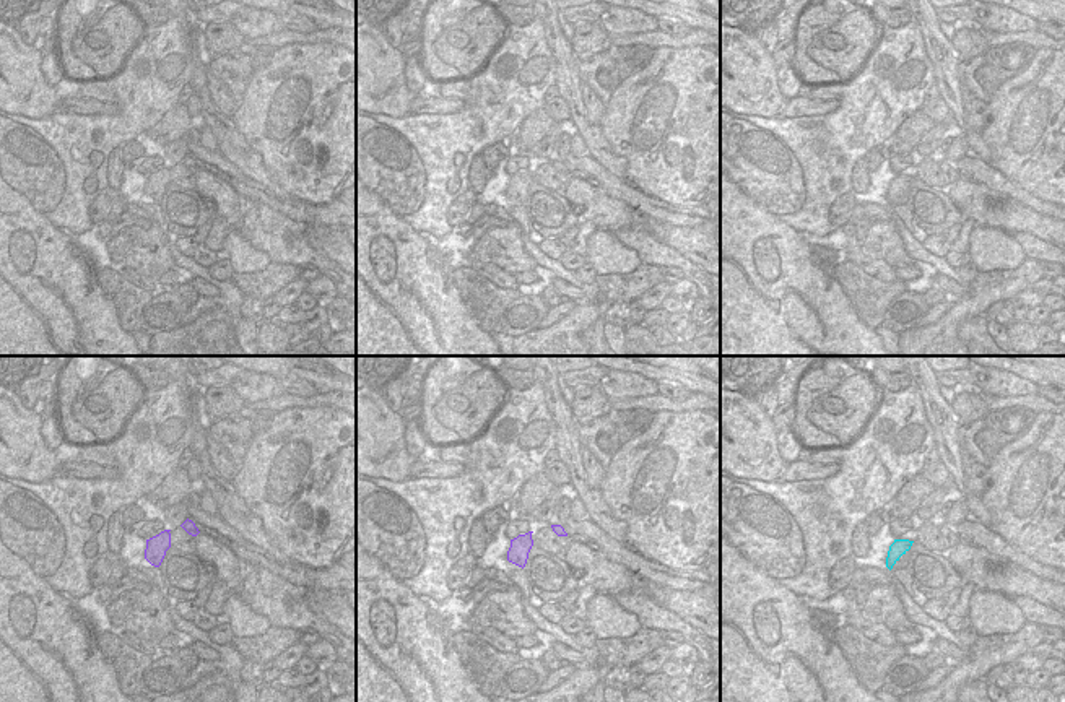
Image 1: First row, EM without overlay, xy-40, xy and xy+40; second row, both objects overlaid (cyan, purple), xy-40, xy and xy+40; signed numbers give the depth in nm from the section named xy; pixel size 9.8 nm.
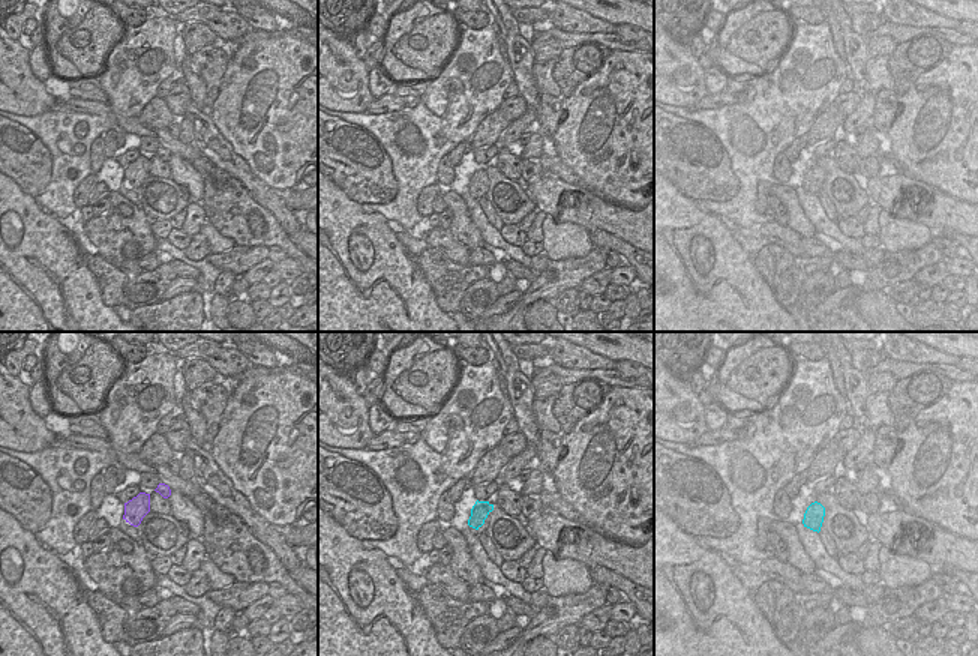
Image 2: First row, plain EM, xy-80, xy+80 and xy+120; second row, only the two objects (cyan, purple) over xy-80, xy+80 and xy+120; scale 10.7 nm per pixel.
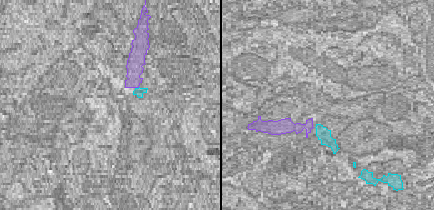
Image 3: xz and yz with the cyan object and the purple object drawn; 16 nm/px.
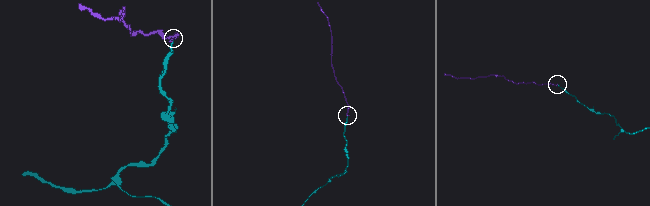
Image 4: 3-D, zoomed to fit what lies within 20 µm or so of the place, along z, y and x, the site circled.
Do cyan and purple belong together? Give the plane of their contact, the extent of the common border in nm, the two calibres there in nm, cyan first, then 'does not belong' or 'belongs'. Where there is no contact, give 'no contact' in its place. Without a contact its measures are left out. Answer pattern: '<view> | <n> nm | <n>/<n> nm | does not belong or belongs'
no contact | belongs

